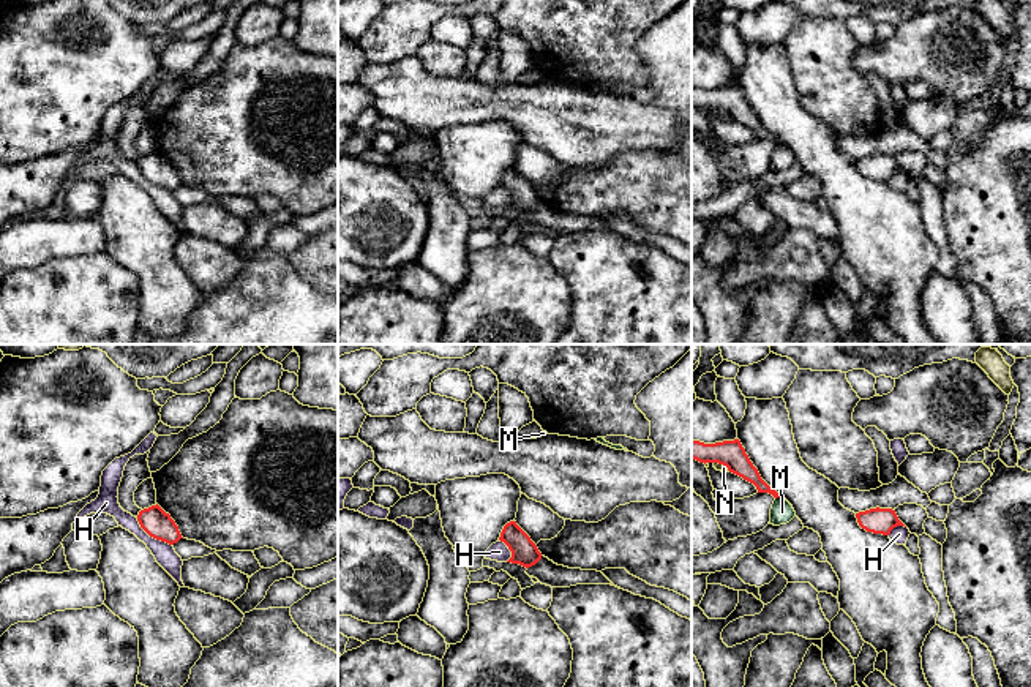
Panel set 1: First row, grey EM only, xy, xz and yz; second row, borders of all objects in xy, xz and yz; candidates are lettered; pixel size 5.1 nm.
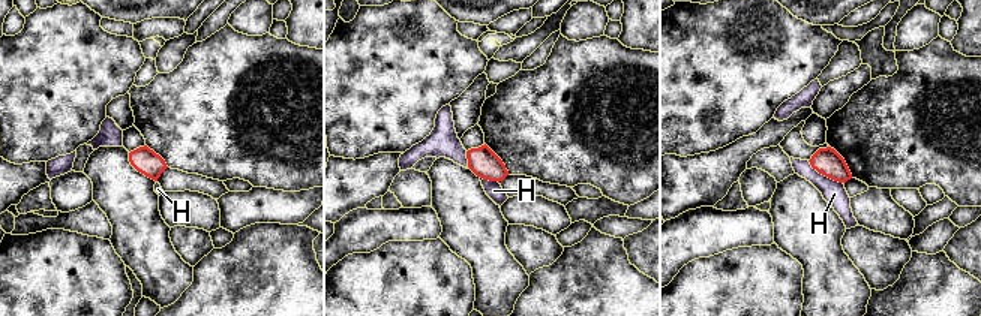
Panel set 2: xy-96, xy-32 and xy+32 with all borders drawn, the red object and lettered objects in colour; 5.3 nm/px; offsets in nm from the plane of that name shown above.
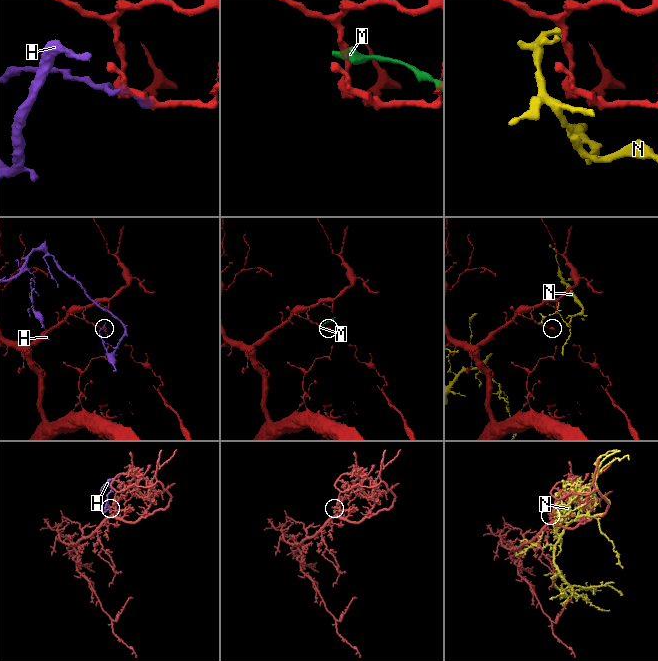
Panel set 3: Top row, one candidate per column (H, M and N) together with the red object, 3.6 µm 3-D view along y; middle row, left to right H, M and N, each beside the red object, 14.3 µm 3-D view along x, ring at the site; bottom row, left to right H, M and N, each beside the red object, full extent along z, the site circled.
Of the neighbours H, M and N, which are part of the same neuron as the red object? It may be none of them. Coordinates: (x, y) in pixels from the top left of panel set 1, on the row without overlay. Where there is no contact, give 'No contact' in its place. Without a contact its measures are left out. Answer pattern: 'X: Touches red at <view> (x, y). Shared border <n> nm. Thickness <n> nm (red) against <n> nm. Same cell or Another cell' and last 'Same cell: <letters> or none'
H: Touches red at xy (152, 182). Shared border 240 nm. Thickness 150 nm (red) against 110 nm. Another cell
M: Touches red at yz (777, 142). Shared border 30 nm. Thickness 110 nm (red) against 120 nm. Another cell
N: Touches red at yz (722, 109). Shared border 90 nm. Thickness 140 nm (red) against 40 nm. Another cell
Same cell: none

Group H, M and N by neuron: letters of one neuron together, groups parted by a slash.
H / M / N

